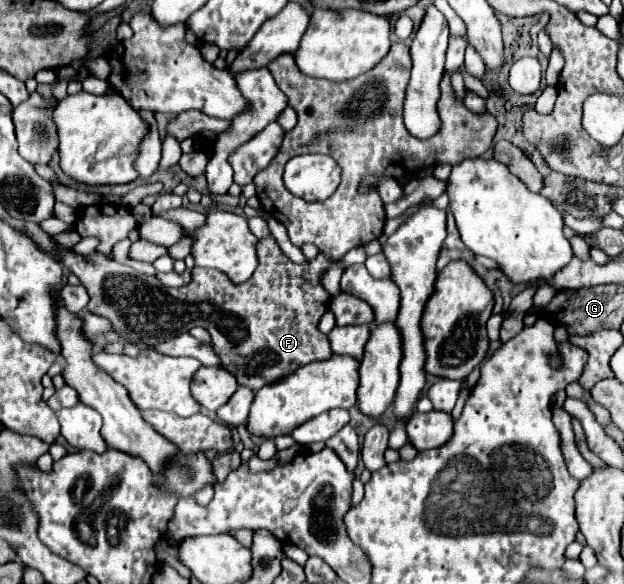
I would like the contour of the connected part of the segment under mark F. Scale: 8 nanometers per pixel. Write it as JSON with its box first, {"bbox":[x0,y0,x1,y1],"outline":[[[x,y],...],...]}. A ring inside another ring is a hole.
{"bbox":[61,235,333,391],"outline":[[[273,235],[259,239],[255,249],[257,249],[259,267],[249,281],[235,285],[217,269],[193,267],[191,281],[177,289],[163,287],[155,277],[139,275],[129,265],[107,259],[105,255],[99,253],[81,257],[75,255],[73,251],[61,251],[61,259],[65,267],[69,267],[89,291],[91,301],[87,309],[97,311],[99,315],[109,315],[109,319],[113,319],[113,329],[119,335],[125,335],[129,343],[135,343],[139,347],[157,345],[161,343],[161,339],[171,339],[173,335],[187,333],[193,325],[201,325],[211,335],[213,349],[221,359],[221,367],[227,369],[237,379],[239,385],[249,387],[251,391],[259,391],[261,387],[297,371],[301,365],[323,361],[333,355],[327,335],[323,335],[317,329],[317,323],[321,315],[329,309],[329,299],[331,299],[327,289],[321,285],[321,277],[331,267],[333,259],[329,259],[325,253],[319,251],[315,259],[309,259],[305,265],[297,265],[281,251]]]}

